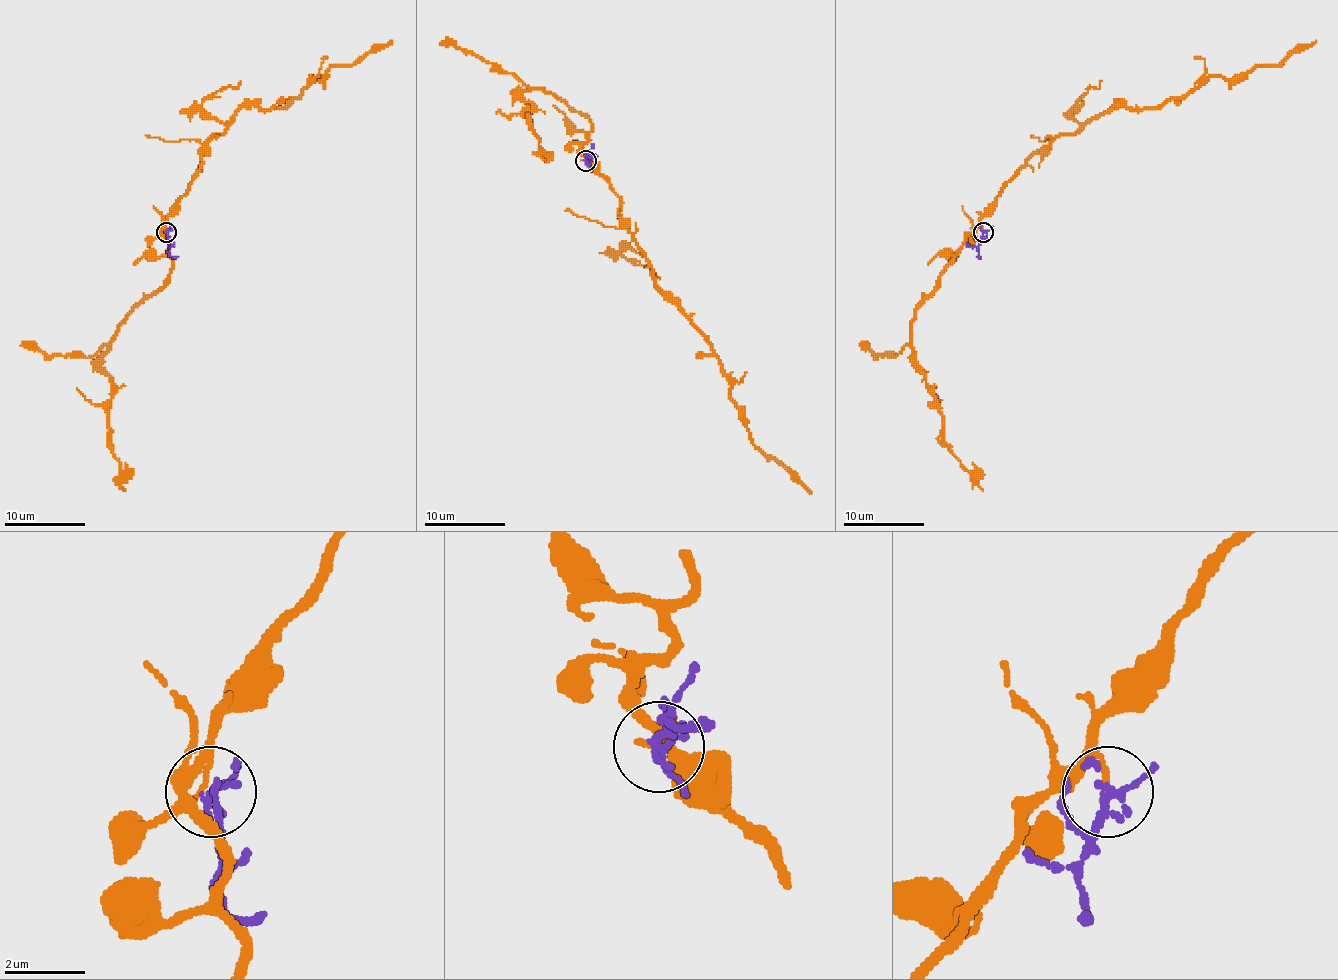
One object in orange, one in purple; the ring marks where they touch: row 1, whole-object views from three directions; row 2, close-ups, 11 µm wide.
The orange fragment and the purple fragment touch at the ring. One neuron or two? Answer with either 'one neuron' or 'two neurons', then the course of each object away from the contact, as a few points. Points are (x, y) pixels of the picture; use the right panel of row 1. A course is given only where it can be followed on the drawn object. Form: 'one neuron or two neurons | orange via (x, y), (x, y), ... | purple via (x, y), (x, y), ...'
two neurons | orange via (982, 230), (980, 216), (1003, 186), (1061, 135), (1114, 107), (1154, 109), (1211, 77), (1277, 67), (1316, 40) | purple via (982, 232), (978, 256)

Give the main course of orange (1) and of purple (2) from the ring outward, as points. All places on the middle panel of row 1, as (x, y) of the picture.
1: (585, 160), (619, 198), (623, 225), (652, 277), (710, 346), (751, 441), (811, 493)
2: (585, 160), (587, 156), (597, 156)

